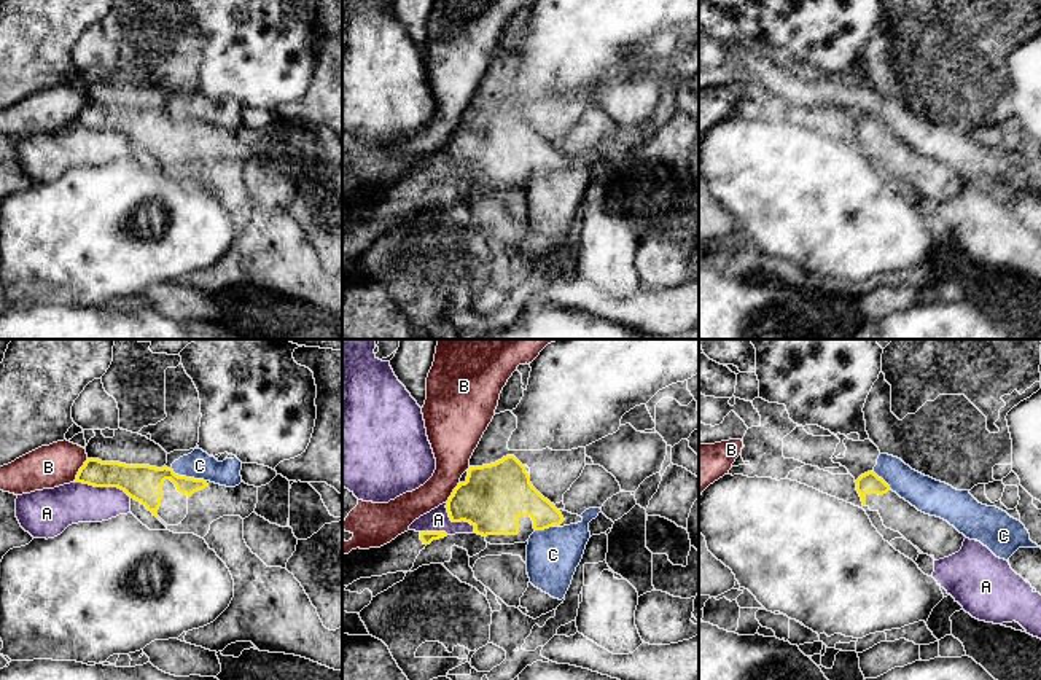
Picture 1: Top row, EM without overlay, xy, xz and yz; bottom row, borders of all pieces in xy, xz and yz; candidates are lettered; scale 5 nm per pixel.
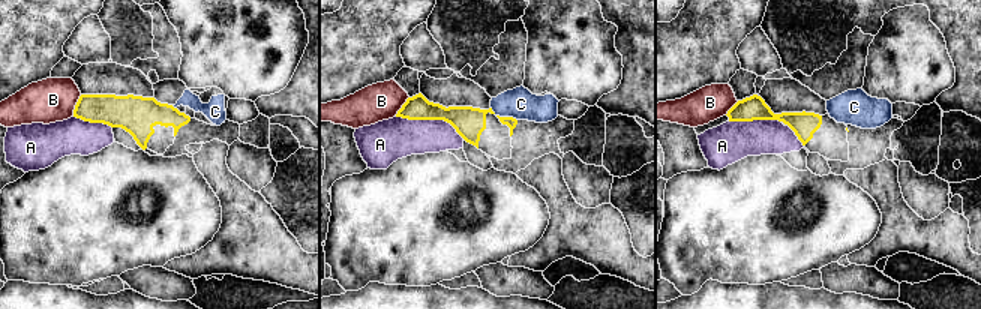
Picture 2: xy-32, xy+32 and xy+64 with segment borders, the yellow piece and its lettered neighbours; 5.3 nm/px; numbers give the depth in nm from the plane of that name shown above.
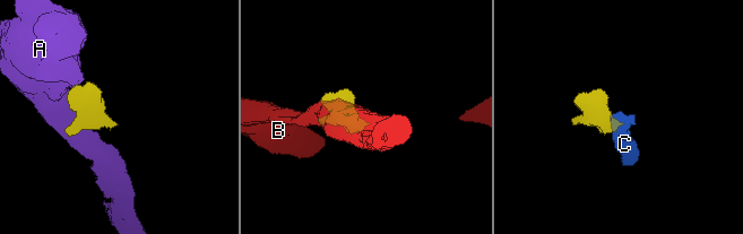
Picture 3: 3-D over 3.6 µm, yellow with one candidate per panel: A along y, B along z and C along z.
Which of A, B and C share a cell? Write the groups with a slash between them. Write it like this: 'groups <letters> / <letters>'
groups A / B / C

